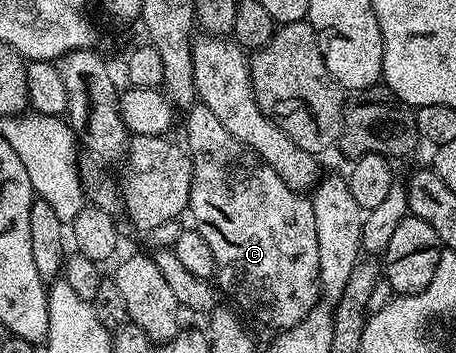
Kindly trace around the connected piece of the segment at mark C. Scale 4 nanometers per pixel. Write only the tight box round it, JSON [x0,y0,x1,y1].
[183,104,321,331]

